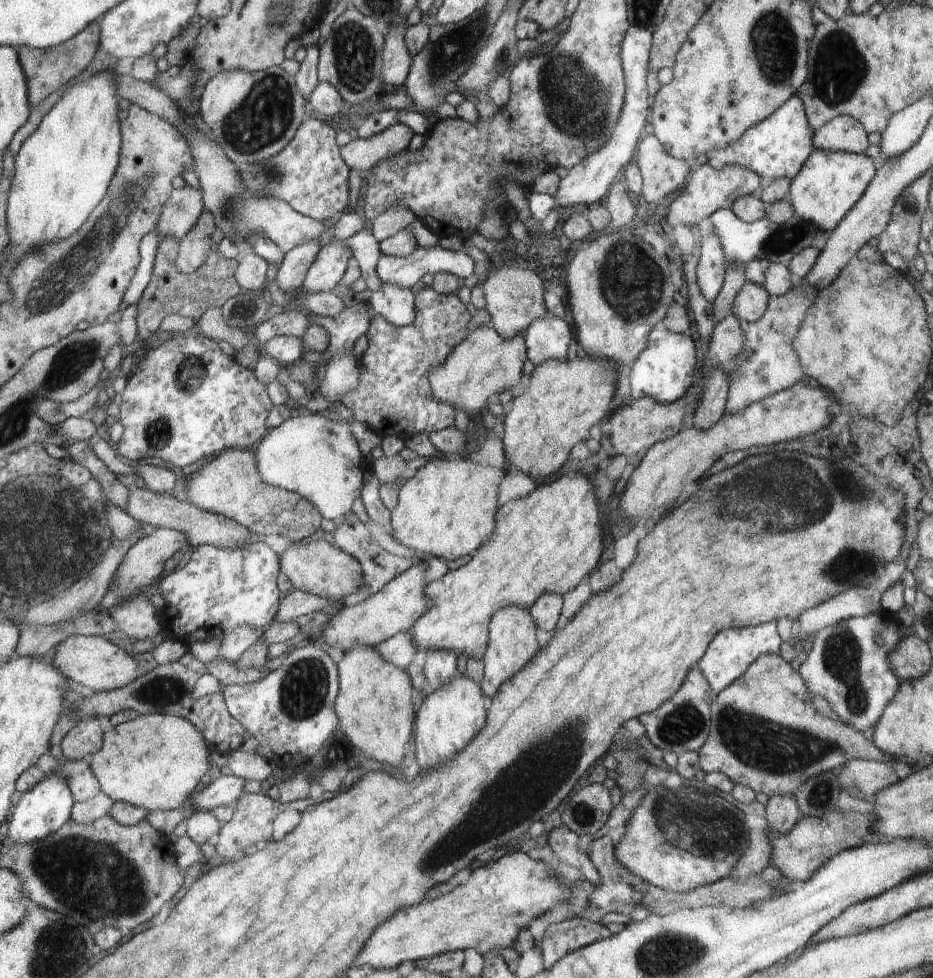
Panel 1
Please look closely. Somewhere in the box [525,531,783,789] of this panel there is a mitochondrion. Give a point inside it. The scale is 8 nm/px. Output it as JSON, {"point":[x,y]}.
{"point":[685,722]}

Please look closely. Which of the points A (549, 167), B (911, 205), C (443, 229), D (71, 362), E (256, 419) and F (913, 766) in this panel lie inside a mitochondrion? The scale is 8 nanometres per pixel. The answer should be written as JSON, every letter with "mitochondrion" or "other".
{"A":"other","B":"mitochondrion","C":"other","D":"mitochondrion","E":"other","F":"other"}

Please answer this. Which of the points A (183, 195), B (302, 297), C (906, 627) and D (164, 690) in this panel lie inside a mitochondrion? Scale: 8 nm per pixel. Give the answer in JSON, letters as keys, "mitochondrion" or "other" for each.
{"A":"other","B":"other","C":"other","D":"mitochondrion"}

